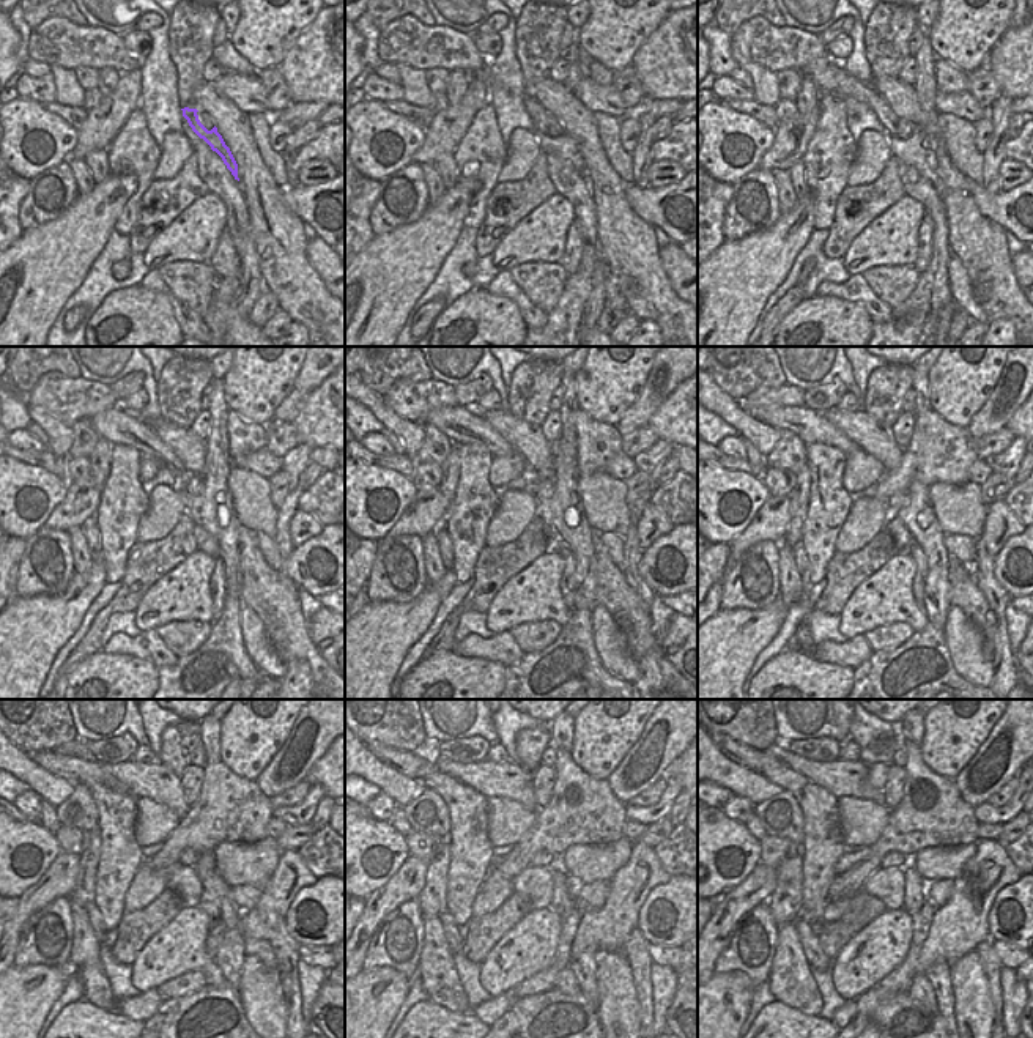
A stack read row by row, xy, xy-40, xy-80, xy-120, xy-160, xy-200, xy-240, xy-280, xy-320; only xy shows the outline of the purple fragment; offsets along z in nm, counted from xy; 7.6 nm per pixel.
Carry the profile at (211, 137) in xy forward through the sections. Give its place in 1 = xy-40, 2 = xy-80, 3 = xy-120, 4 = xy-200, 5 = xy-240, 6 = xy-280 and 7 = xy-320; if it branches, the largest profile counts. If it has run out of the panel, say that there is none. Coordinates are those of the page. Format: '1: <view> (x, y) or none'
1: xy-40 (539, 115)
2: xy-80 (830, 76)
3: xy-120 (115, 426)
4: xy-200 (811, 426)
5: xy-240 (74, 769)
6: xy-280 (413, 764)
7: xy-320 (742, 755)

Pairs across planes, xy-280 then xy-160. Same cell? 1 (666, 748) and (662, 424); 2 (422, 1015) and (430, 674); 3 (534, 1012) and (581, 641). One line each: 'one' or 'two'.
1: two
2: one
3: one

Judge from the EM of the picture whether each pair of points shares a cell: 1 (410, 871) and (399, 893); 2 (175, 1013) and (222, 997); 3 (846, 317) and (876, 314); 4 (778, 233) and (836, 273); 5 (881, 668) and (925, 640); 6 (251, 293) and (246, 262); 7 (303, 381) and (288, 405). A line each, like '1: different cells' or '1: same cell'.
1: same cell
2: same cell
3: different cells
4: different cells
5: same cell
6: same cell
7: same cell

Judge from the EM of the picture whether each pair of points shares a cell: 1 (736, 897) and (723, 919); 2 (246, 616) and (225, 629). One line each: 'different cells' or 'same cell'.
1: same cell
2: different cells

